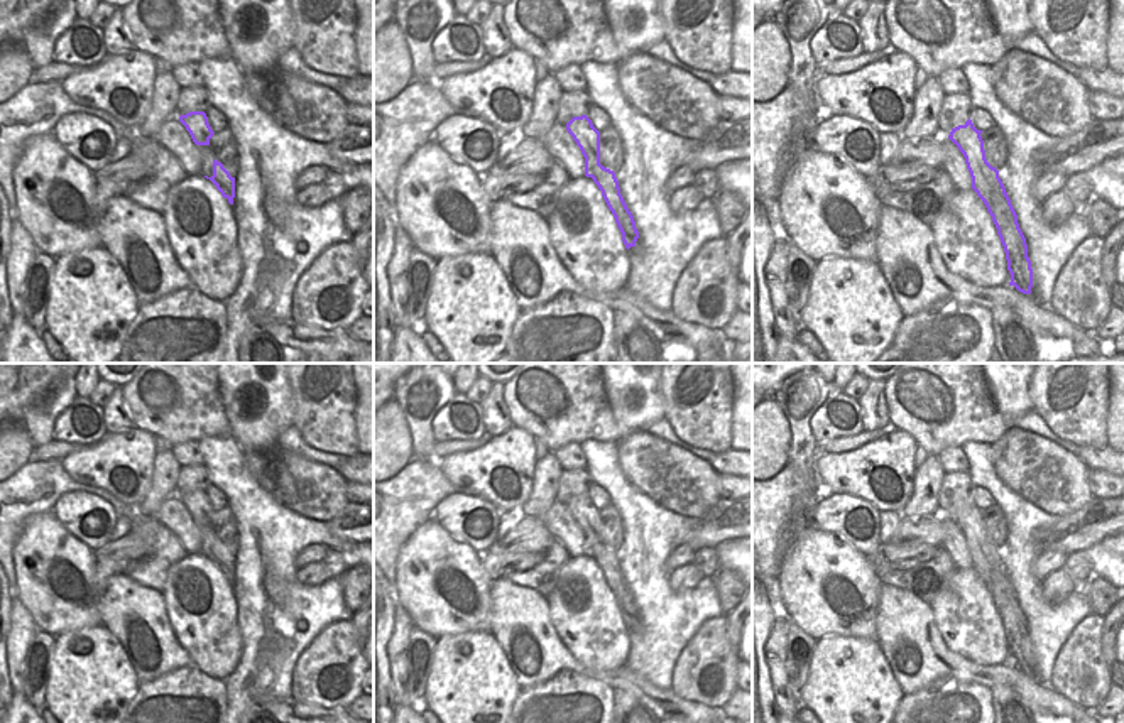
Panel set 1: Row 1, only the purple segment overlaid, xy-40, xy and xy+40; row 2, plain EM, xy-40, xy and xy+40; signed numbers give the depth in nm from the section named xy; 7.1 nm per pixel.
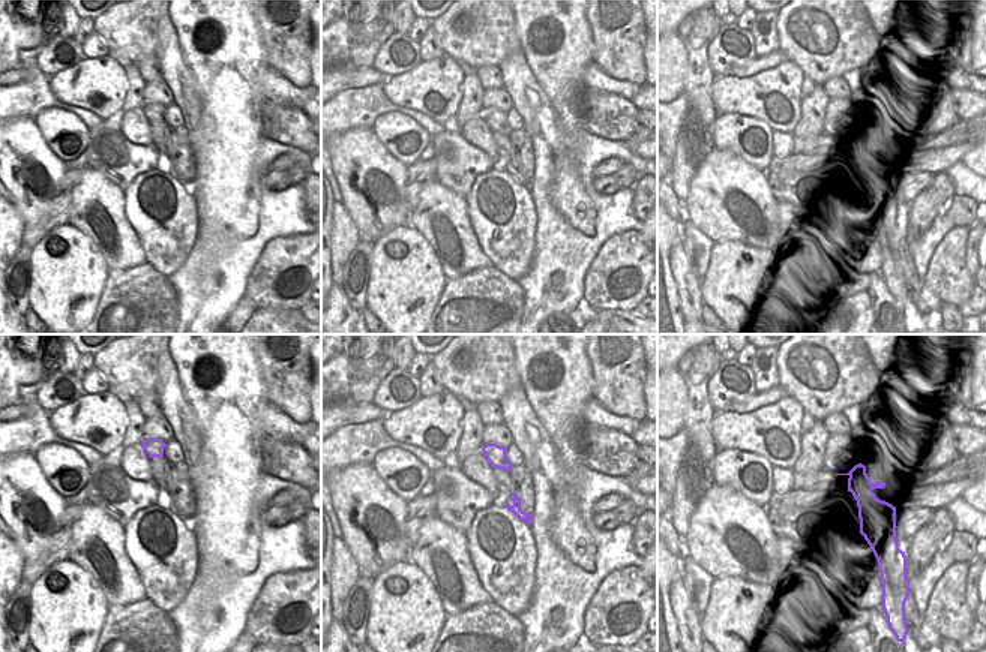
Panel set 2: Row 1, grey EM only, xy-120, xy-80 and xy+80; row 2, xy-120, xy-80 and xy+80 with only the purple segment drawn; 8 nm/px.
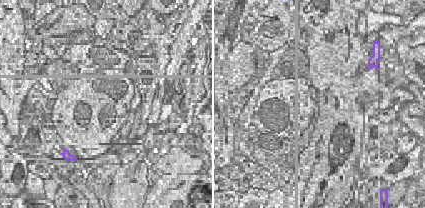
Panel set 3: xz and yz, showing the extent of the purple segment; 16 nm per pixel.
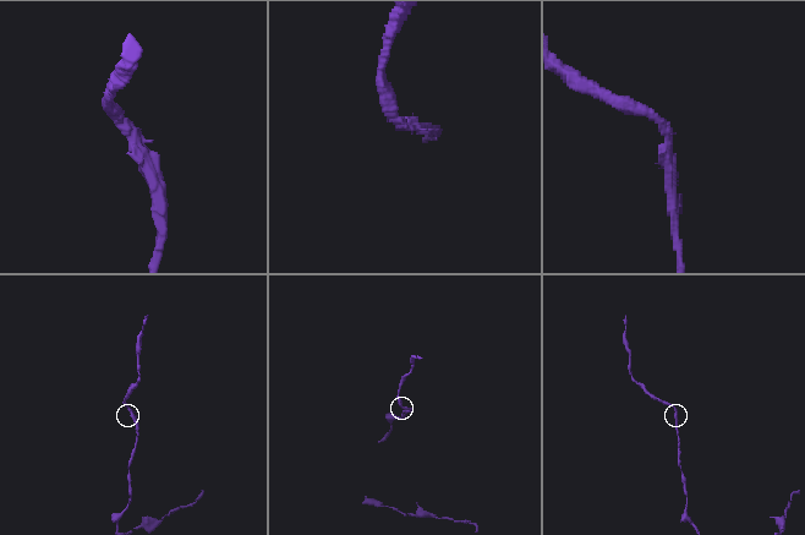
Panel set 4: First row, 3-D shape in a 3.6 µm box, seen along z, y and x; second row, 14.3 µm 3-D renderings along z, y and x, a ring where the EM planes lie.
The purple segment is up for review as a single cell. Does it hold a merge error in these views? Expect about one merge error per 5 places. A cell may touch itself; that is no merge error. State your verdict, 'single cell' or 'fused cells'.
single cell

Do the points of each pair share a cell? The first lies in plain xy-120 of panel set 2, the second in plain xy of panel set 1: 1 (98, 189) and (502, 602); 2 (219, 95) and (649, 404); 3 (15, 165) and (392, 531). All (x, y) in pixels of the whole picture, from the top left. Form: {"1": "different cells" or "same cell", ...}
{"1": "same cell", "2": "same cell", "3": "different cells"}

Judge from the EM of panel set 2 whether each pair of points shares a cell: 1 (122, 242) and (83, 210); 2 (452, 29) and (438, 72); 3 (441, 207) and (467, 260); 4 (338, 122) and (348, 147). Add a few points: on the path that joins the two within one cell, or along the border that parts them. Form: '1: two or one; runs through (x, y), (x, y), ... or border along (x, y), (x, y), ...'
1: one; runs through (113, 233), (92, 212)
2: two; border along (446, 54), (456, 62)
3: one; runs through (450, 221), (456, 227), (464, 246)
4: two; border along (371, 126), (354, 126), (336, 134)

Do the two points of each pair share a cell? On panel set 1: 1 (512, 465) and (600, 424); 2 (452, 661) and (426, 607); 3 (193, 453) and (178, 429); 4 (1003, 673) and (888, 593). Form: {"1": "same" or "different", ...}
{"1": "different", "2": "different", "3": "different", "4": "same"}

